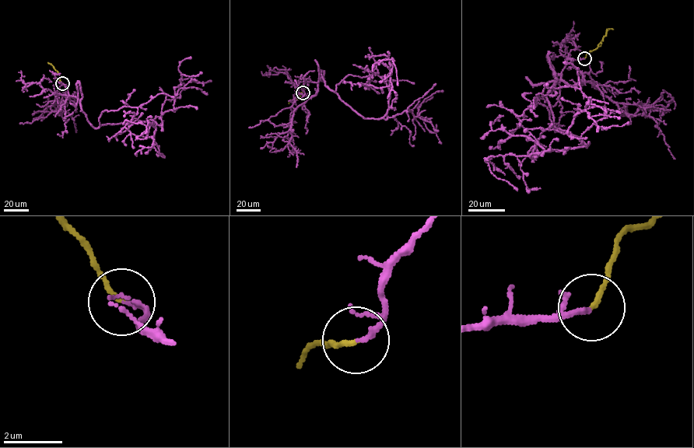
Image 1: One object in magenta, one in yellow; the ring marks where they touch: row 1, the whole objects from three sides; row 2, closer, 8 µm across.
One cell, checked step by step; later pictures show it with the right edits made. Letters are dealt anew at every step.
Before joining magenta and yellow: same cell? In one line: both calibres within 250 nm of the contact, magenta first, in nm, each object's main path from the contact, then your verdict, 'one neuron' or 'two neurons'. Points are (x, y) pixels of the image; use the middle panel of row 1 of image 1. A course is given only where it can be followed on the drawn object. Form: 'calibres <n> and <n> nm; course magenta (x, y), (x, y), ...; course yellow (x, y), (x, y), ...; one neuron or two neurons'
calibres 170 and 160 nm; course magenta (303, 92), (321, 71), (325, 85), (363, 117), (385, 120), (408, 108), (415, 119), (425, 99), (443, 91); course yellow (303, 92), (299, 98), (291, 99), (289, 103); one neuron

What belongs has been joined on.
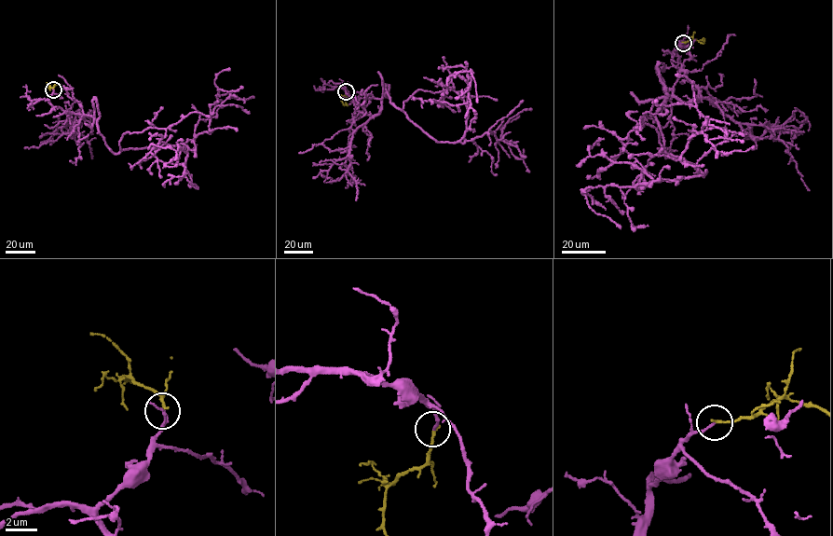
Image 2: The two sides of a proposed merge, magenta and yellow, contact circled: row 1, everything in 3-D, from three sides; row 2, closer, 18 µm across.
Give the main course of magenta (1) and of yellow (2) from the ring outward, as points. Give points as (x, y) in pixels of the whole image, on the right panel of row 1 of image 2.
1: (682, 43), (700, 97), (658, 64), (656, 118), (703, 176), (681, 155), (708, 120), (656, 101)
2: (683, 43), (691, 39), (703, 43), (703, 38)

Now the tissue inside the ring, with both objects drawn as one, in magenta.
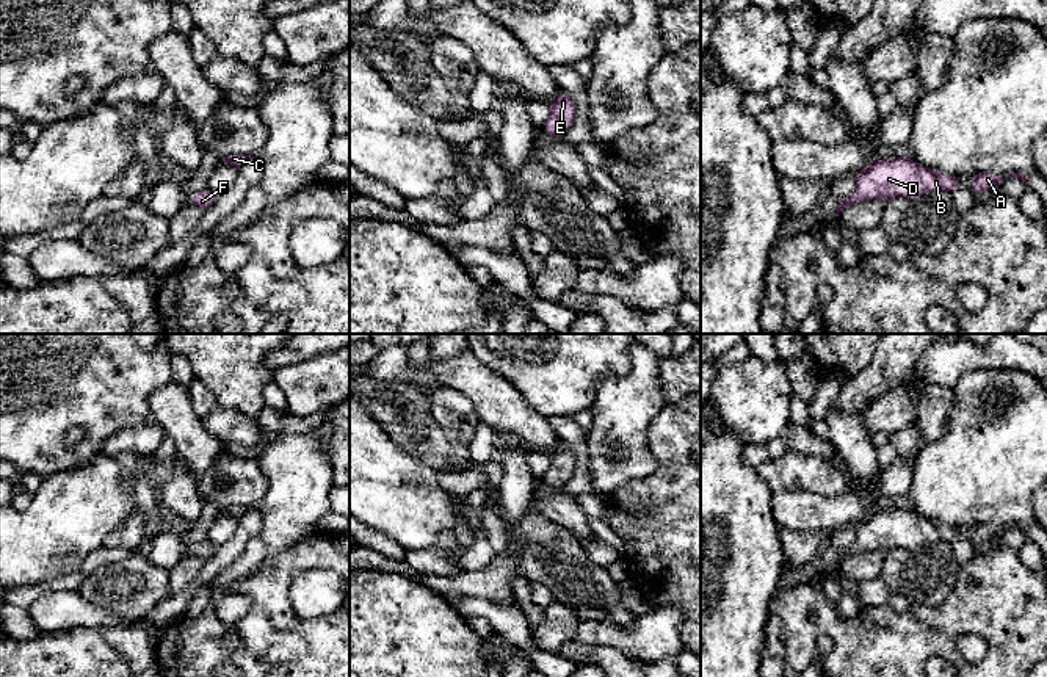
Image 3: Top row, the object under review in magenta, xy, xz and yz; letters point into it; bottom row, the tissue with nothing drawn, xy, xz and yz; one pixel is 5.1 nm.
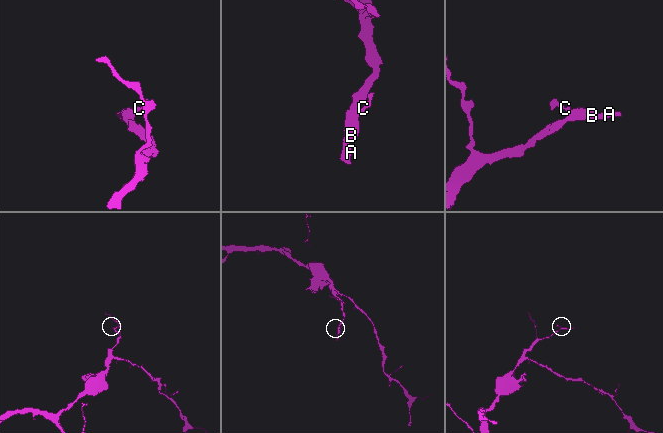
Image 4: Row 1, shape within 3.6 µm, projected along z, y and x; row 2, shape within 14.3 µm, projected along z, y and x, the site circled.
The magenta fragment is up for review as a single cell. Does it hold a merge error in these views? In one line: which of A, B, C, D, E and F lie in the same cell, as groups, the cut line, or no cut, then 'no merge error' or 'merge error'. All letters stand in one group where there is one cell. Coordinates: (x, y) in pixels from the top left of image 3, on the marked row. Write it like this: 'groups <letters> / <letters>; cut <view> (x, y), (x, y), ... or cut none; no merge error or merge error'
groups A B C D E F; cut none; no merge error

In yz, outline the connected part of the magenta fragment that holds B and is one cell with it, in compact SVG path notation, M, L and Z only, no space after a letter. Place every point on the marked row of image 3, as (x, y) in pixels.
M908 157L873 160L857 171L856 190L840 199L835 218L846 207L860 201L914 199L923 193L955 193L959 188L958 176L926 168Z

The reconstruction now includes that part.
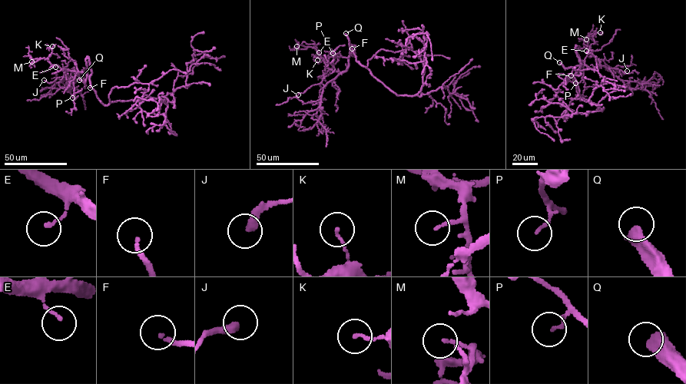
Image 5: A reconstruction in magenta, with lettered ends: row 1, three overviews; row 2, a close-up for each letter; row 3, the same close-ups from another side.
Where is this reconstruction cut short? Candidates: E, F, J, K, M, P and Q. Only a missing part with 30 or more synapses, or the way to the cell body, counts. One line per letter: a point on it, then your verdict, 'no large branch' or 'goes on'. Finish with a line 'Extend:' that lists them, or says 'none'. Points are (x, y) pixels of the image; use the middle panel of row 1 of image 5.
E: place (319, 52); no large branch
F: place (352, 48); goes on
J: place (298, 94); no large branch
K: place (317, 60); no large branch
M: place (296, 46); goes on
P: place (333, 53); no large branch
Q: place (346, 33); goes on
Extend: F, M, Q

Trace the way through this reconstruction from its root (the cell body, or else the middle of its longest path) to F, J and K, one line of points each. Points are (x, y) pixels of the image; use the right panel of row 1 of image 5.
F: (578, 89), (577, 81), (571, 75)
J: (578, 89), (576, 47), (578, 61), (590, 68), (601, 60), (619, 73), (627, 71)
K: (578, 89), (574, 74), (581, 64), (575, 48), (580, 63), (598, 66), (584, 45), (588, 34), (600, 32)

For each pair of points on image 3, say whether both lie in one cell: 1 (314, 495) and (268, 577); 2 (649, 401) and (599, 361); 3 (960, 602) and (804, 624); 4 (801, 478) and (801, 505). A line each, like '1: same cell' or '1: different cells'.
1: different cells
2: different cells
3: same cell
4: different cells

